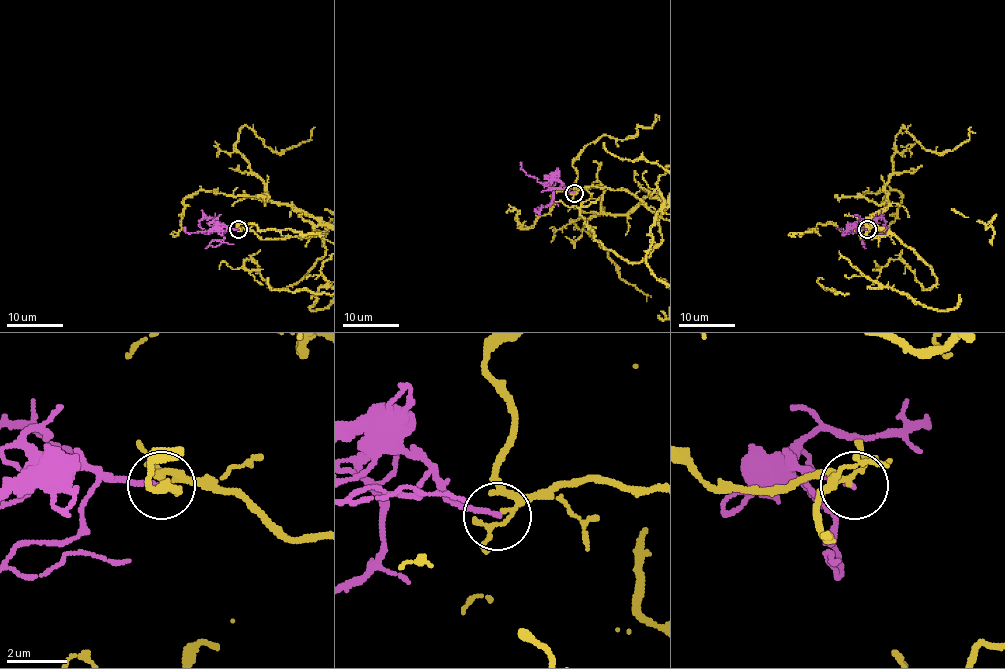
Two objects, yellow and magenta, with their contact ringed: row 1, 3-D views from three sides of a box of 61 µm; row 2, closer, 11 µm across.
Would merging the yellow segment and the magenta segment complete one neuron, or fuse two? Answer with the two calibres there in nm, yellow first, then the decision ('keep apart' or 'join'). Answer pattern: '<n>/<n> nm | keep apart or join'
120/160 nm | keep apart

